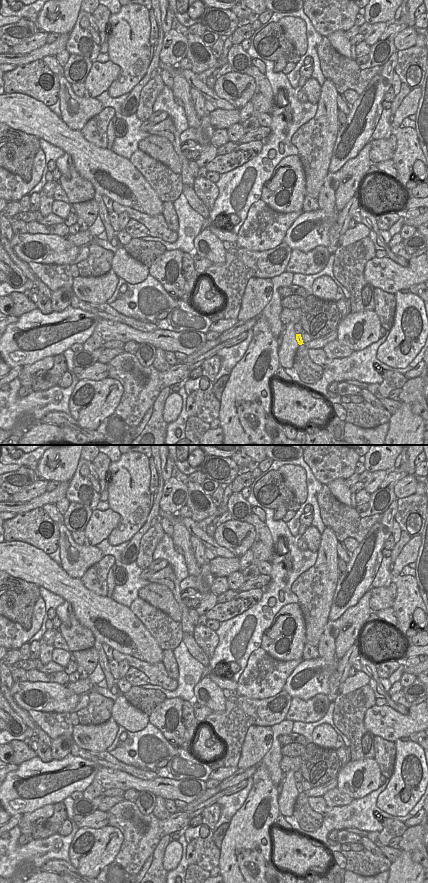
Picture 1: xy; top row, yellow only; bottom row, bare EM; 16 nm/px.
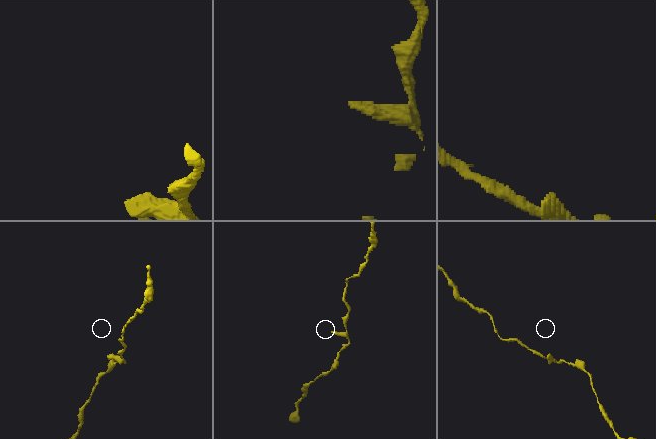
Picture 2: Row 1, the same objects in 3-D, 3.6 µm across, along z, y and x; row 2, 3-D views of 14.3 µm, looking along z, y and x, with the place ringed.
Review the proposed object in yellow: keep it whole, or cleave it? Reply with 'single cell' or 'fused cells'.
single cell

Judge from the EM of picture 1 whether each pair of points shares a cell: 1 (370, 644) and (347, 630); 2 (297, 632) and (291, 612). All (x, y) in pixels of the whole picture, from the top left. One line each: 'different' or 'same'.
1: different
2: same

